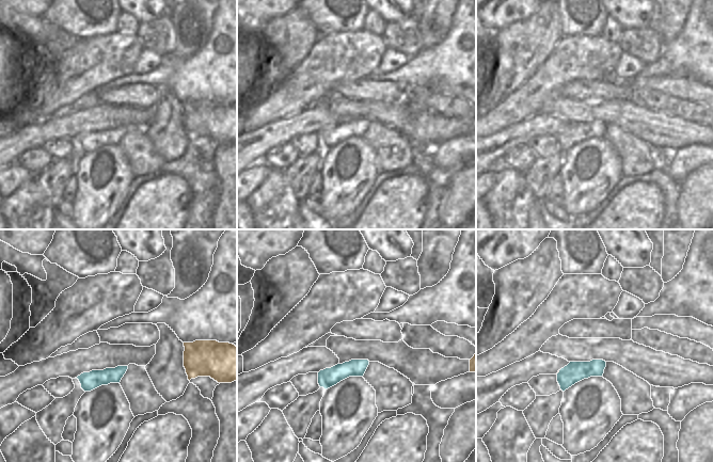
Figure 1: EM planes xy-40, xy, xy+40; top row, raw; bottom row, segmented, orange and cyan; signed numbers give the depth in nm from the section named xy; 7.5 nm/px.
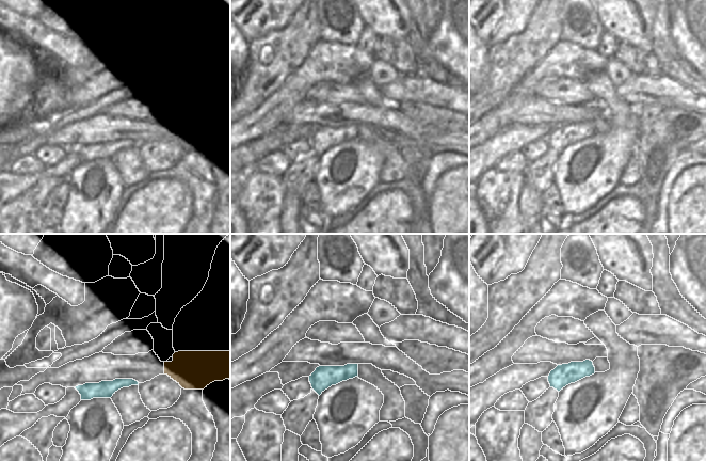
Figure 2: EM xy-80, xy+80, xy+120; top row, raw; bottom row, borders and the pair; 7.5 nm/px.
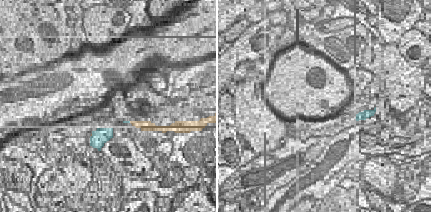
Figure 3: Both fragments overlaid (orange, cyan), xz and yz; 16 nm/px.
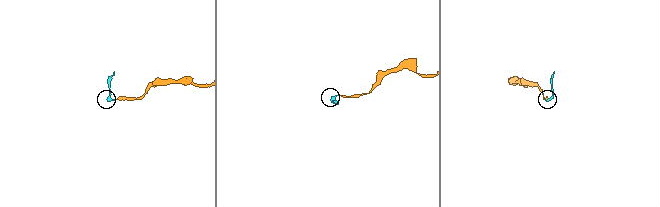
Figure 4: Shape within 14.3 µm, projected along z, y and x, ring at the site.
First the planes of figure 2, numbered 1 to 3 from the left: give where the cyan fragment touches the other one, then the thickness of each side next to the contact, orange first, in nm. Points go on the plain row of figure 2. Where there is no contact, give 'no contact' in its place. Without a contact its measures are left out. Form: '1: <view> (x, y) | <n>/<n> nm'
1: no contact
2: no contact
3: no contact

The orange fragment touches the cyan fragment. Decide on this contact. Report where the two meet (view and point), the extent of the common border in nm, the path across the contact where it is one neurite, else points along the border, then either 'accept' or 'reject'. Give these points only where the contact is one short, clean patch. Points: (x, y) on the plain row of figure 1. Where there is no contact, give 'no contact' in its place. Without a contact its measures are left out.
meets orange in xy+40 at (558, 132); contact 40 nm long; reject

